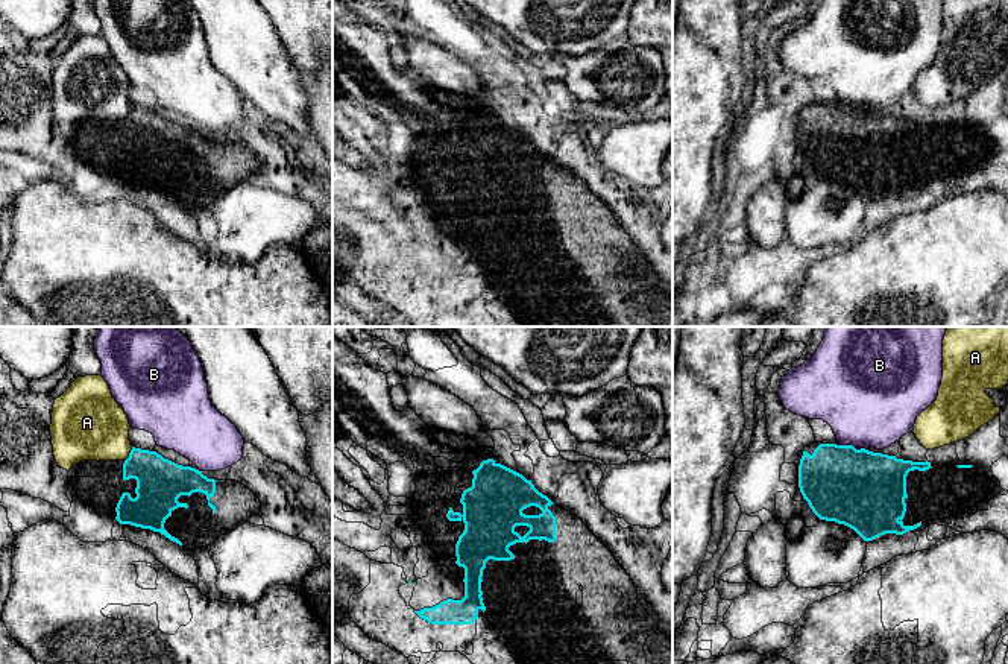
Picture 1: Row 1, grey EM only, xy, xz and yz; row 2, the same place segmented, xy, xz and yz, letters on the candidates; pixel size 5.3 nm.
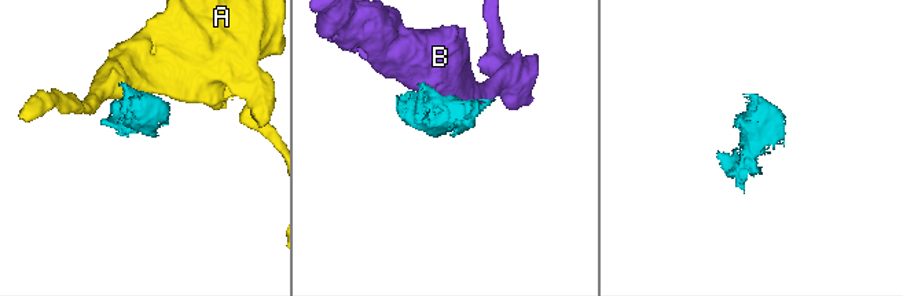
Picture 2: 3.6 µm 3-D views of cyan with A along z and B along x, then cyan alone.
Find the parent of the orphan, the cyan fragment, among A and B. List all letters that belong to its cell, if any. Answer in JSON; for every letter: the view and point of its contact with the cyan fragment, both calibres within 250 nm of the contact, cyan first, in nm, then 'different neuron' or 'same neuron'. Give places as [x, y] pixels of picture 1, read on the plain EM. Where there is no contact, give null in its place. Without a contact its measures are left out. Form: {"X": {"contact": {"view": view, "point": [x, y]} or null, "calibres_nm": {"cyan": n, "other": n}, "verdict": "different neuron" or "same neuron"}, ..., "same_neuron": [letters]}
{"A": {"contact": {"view": "xy", "point": [129, 114]}, "calibres_nm": {"cyan": 260, "other": 360}, "verdict": "different neuron"}, "B": {"contact": {"view": "yz", "point": [847, 105]}, "calibres_nm": {"cyan": 420, "other": 460}, "verdict": "different neuron"}, "same_neuron": []}

